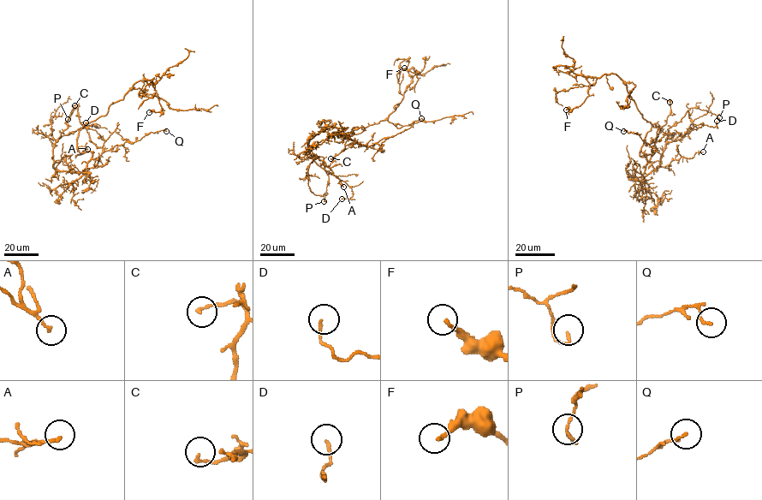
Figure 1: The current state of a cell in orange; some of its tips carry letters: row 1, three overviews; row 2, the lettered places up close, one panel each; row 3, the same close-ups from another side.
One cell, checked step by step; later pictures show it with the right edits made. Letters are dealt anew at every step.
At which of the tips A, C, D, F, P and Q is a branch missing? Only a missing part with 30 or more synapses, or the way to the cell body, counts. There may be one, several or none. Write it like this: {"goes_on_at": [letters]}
{"goes_on_at": []}

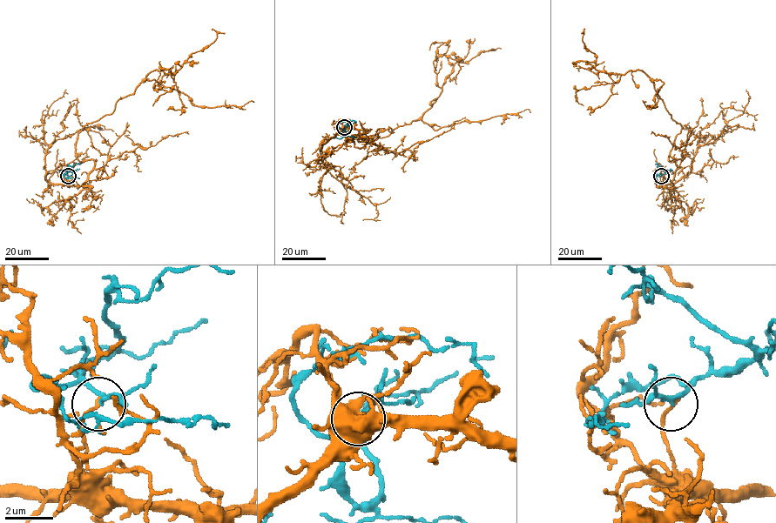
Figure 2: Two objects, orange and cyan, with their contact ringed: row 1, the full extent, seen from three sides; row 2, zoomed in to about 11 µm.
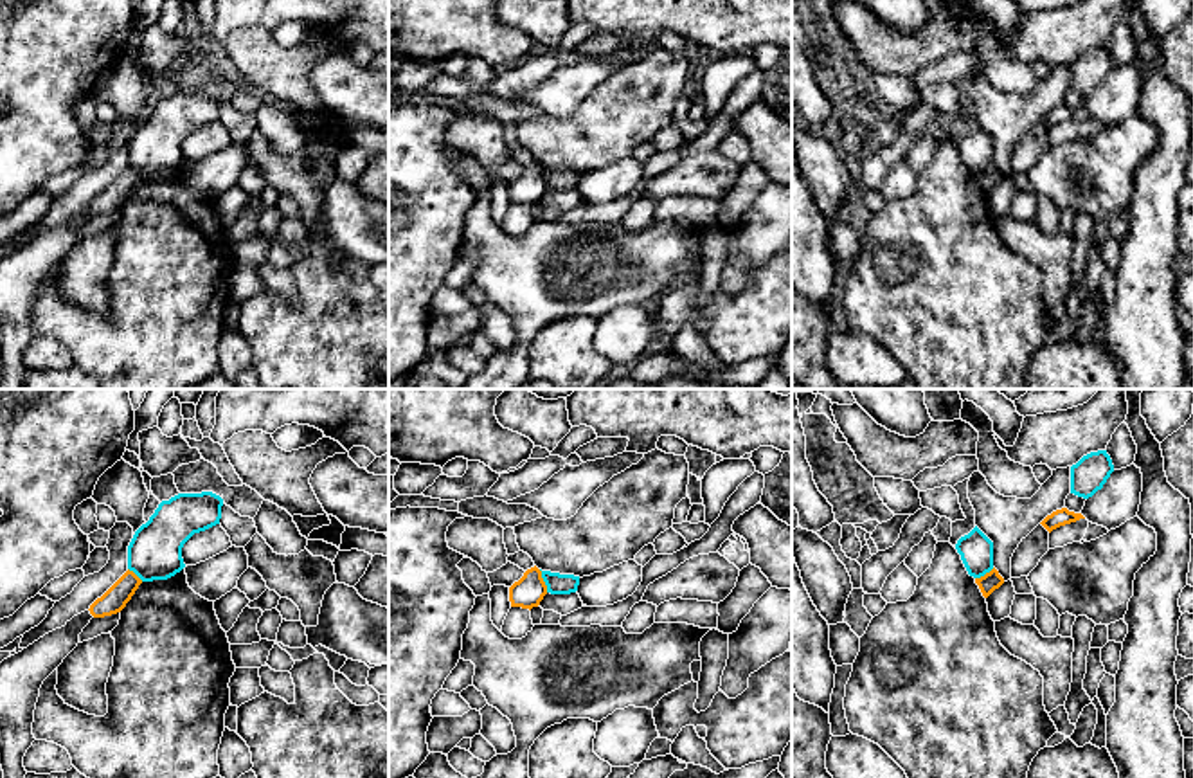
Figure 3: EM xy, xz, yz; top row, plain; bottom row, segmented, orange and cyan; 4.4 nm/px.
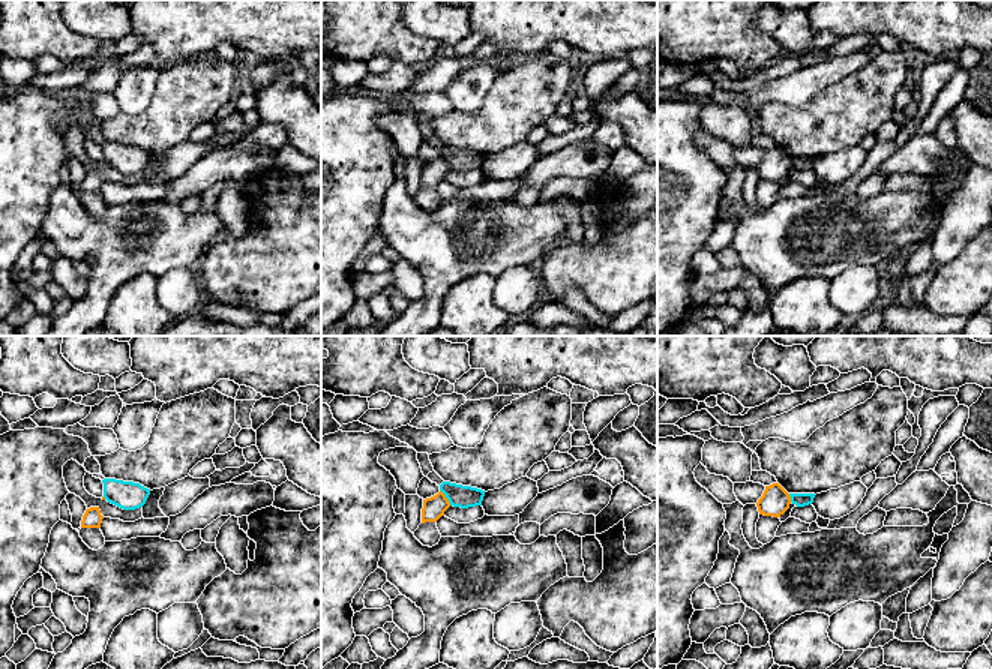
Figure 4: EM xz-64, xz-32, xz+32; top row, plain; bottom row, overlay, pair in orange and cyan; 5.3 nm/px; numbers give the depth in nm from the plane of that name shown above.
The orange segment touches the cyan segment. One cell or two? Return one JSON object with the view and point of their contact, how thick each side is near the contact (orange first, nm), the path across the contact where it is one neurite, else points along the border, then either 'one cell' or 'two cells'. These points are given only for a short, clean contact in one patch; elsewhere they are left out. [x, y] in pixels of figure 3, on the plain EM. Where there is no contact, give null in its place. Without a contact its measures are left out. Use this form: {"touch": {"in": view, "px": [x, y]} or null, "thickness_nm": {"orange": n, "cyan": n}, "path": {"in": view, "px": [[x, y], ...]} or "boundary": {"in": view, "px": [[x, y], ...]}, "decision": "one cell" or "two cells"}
{"touch": {"in": "xz", "px": [542, 177]}, "thickness_nm": {"orange": 140, "cyan": 100}, "boundary": {"in": "xz", "px": [[538, 166], [547, 188]]}, "decision": "two cells"}

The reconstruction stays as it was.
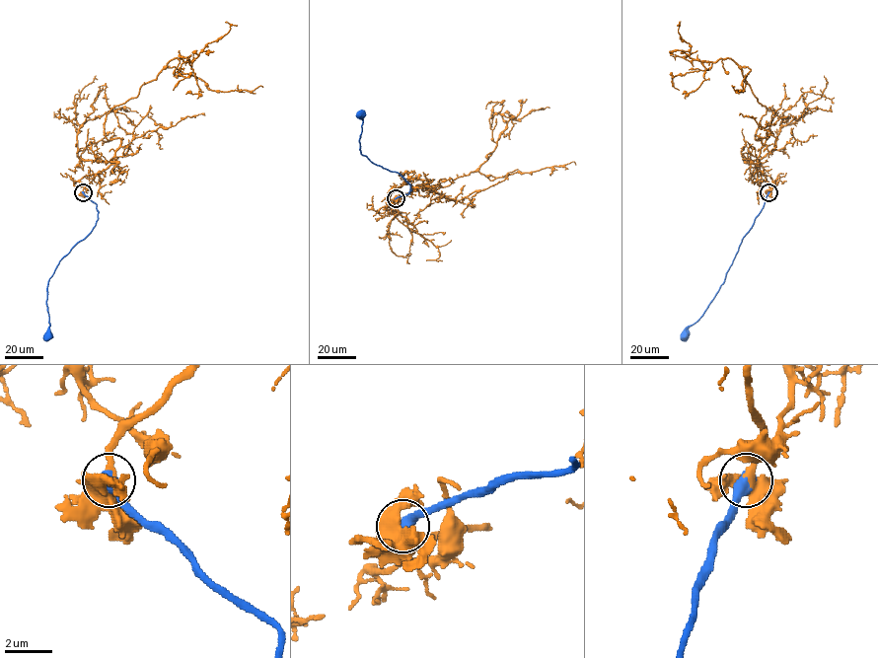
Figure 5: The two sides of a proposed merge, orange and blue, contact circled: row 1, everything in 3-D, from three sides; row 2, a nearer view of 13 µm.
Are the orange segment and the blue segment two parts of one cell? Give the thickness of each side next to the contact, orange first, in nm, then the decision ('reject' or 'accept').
calibres 460 and 600 nm; accept

